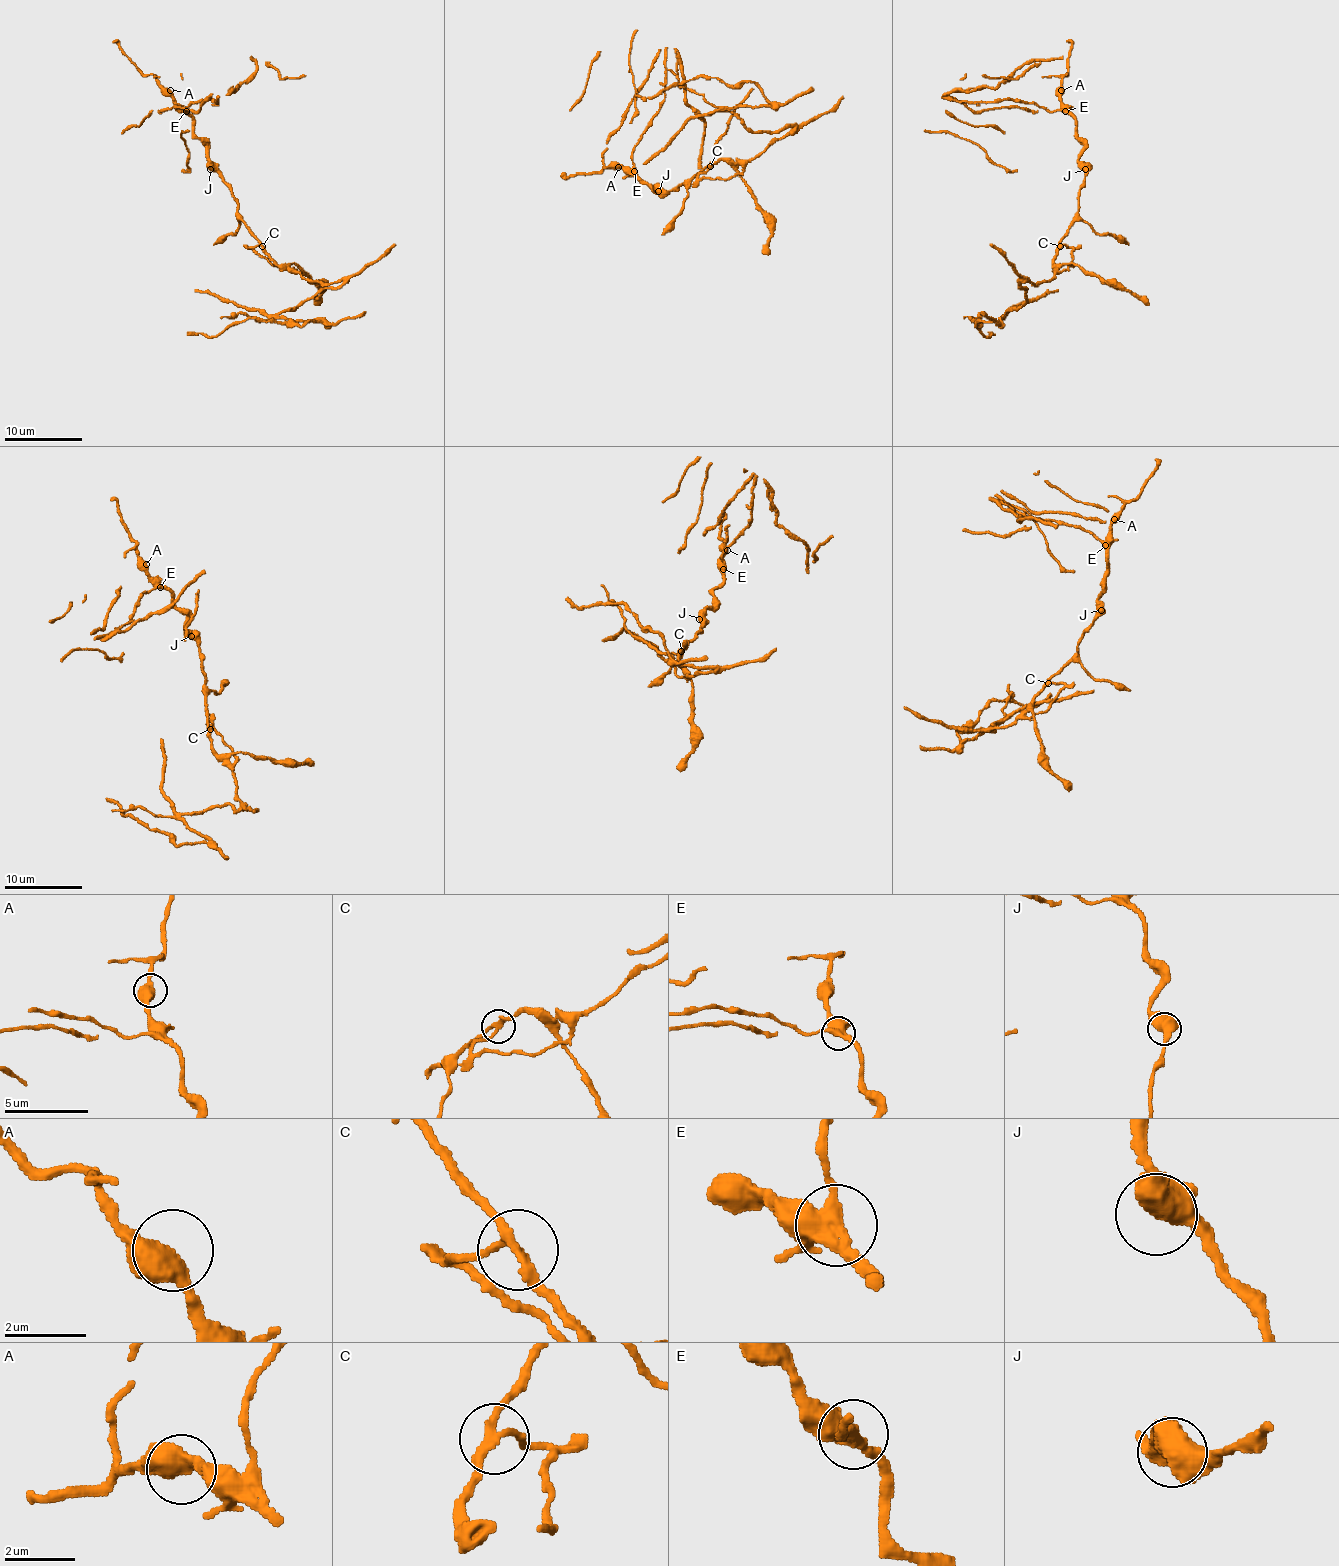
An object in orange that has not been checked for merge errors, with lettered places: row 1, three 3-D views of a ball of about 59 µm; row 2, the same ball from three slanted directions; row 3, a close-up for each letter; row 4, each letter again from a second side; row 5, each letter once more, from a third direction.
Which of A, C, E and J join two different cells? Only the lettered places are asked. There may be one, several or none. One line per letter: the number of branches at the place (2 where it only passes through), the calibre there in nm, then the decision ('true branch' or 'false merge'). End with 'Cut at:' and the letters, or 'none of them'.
A: branches 3; calibre 400 nm; true branch
C: branches 3; calibre 220 nm; false merge
E: branches 4; calibre 400 nm; false merge
J: branches 3; calibre 460 nm; true branch
Cut at: C, E

